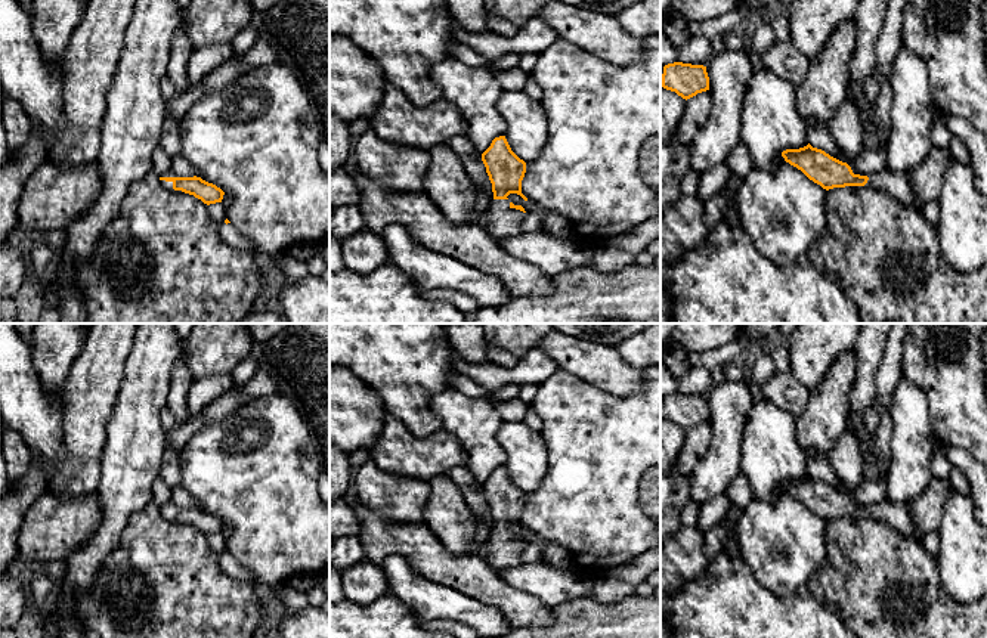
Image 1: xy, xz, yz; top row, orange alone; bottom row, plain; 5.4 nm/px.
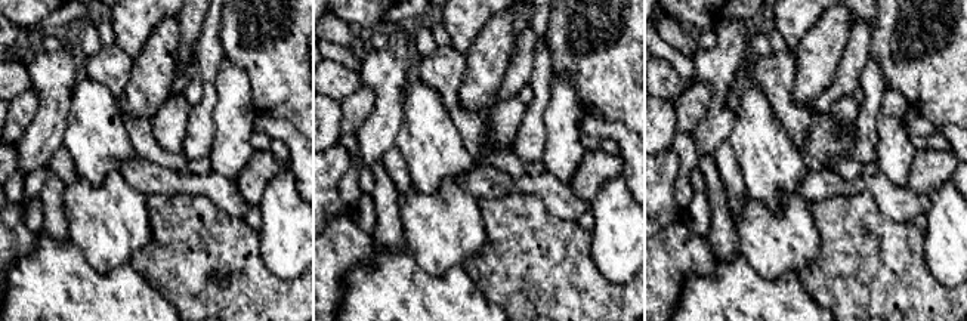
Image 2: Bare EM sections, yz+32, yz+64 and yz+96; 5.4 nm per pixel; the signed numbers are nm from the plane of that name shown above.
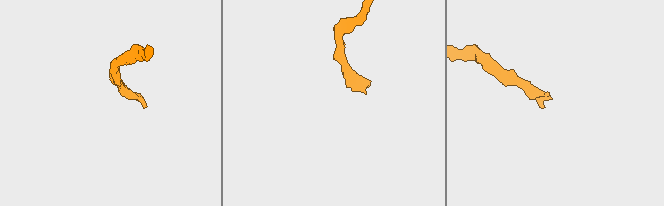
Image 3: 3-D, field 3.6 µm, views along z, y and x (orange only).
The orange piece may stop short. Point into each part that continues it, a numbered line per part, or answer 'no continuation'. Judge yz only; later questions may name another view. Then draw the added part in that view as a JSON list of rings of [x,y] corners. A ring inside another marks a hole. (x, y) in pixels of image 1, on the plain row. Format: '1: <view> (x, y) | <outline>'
1: yz (897, 514) | [[[887,498],[881,502],[867,505],[867,508],[869,511],[864,517],[885,521],[906,539],[921,542],[922,536],[918,533],[906,504],[894,502]]]

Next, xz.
1: xz (501, 553) | [[[492,530],[477,554],[498,573],[523,564],[522,554],[525,548],[526,543],[511,539],[508,530]]]

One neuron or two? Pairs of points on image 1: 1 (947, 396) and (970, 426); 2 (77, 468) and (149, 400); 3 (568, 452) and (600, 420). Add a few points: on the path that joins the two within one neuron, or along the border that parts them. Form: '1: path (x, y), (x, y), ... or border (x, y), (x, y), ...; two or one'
1: path (955, 403), (964, 418); one
2: border (114, 408), (107, 427), (99, 476); two
3: path (576, 443), (591, 429); one

